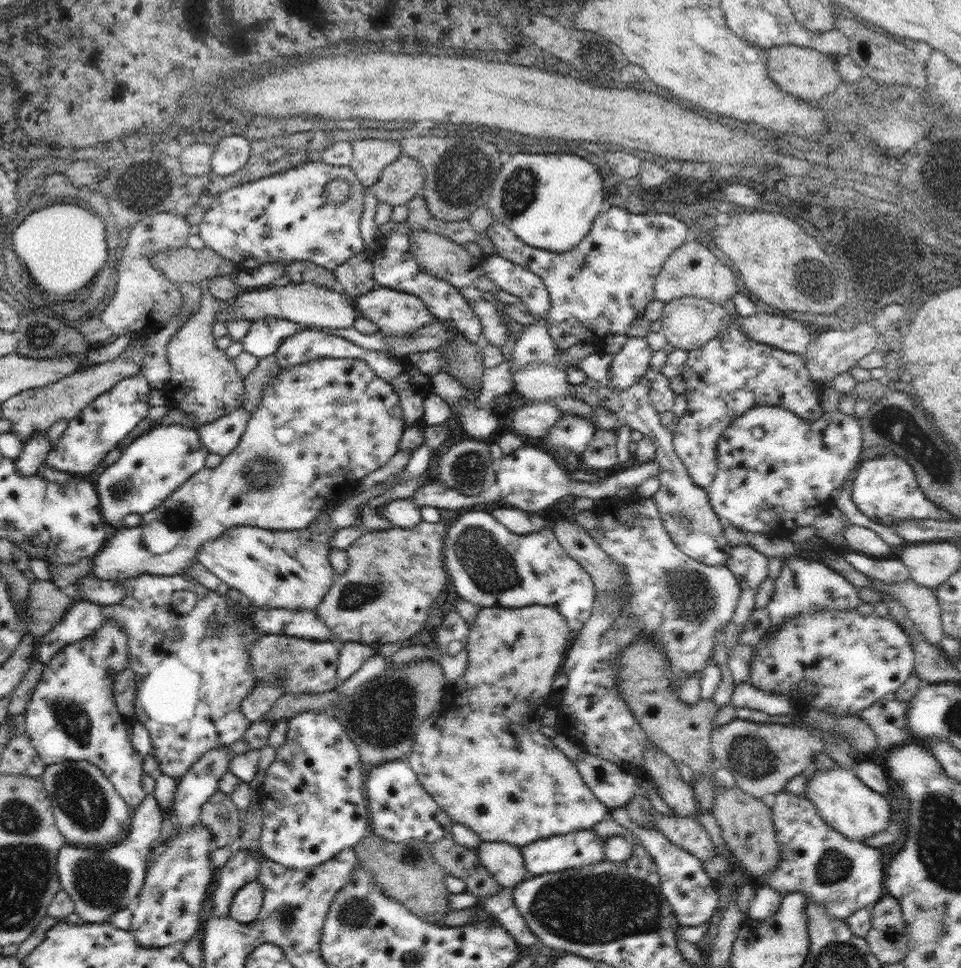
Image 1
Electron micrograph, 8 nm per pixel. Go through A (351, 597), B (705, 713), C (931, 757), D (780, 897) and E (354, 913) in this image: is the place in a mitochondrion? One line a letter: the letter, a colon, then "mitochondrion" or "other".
A: mitochondrion
B: other
C: other
D: other
E: mitochondrion

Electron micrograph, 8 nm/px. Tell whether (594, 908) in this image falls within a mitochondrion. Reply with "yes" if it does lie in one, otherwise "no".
yes

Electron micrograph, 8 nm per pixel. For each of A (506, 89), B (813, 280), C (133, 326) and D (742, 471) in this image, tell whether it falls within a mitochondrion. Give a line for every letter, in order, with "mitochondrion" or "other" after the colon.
A: other
B: mitochondrion
C: other
D: other

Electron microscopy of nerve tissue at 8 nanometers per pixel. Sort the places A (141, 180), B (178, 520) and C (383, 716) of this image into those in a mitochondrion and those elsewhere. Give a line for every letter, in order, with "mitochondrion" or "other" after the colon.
A: mitochondrion
B: mitochondrion
C: mitochondrion

